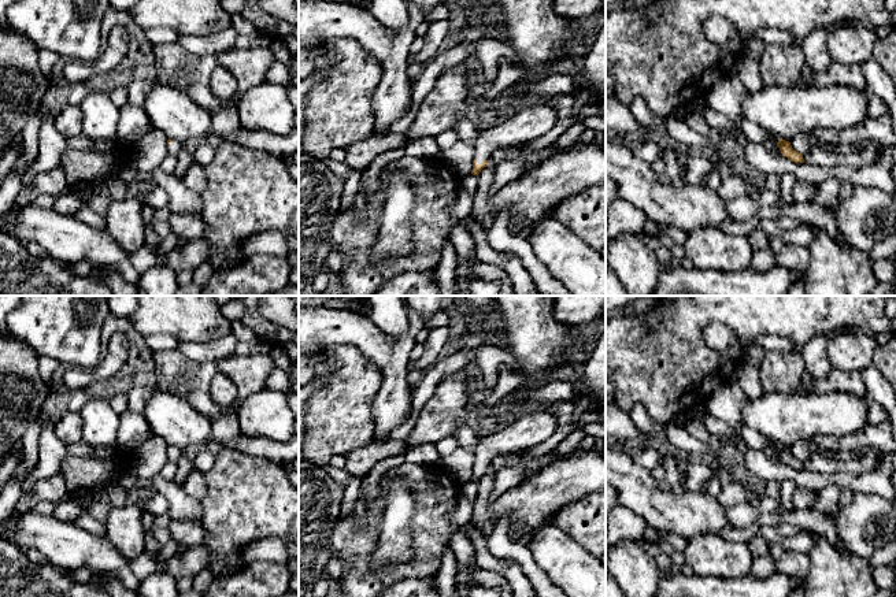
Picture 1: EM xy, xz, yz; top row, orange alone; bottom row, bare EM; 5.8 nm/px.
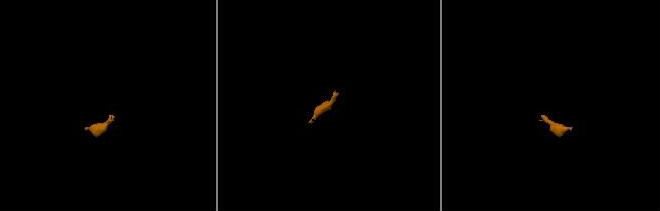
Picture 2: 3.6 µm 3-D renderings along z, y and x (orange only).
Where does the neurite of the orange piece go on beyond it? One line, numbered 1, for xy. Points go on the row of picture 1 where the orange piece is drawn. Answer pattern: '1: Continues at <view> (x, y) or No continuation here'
1: Continues at xy (174, 147)

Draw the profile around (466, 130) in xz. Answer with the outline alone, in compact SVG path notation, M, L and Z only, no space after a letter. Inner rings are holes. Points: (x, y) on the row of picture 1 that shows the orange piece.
M469 115L458 119L455 131L460 140L467 141L473 145L475 144L475 138L480 133L475 125L470 120Z

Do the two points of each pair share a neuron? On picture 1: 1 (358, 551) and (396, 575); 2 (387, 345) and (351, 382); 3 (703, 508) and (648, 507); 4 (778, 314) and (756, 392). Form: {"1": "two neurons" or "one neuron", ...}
{"1": "one neuron", "2": "two neurons", "3": "one neuron", "4": "two neurons"}

